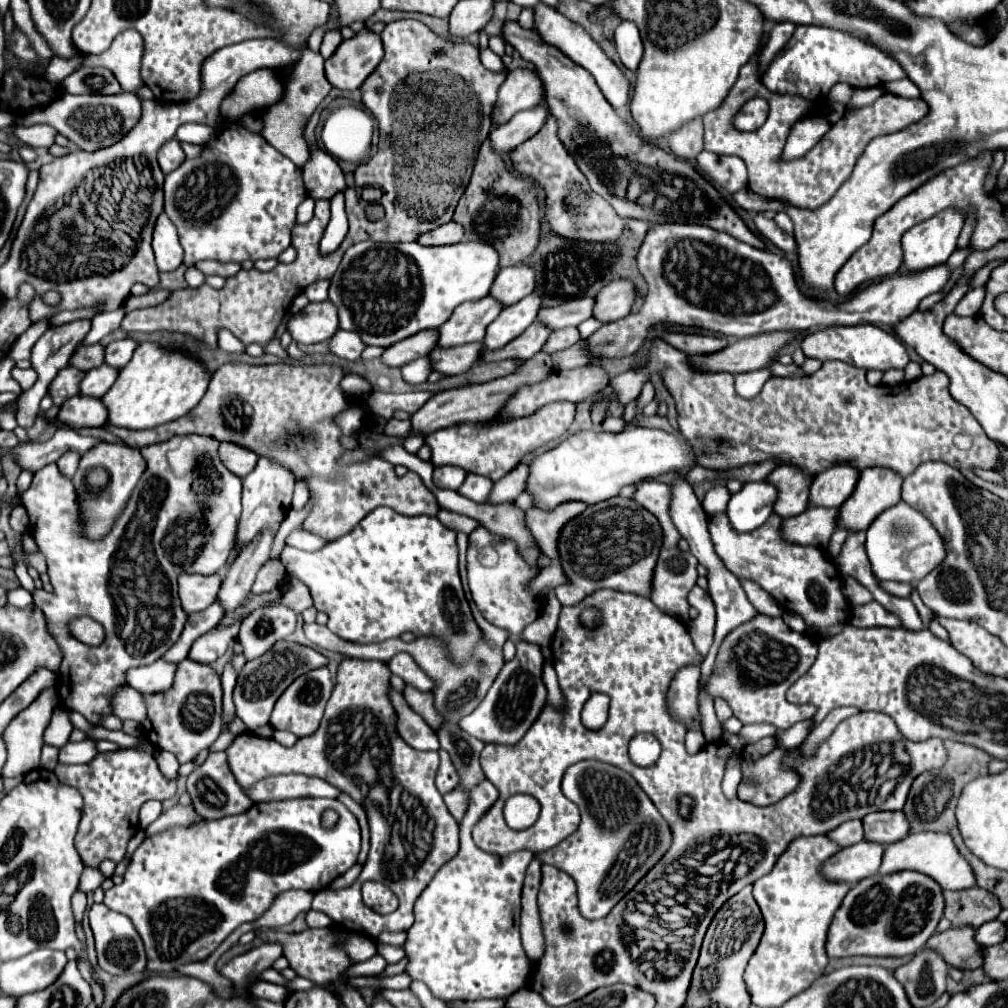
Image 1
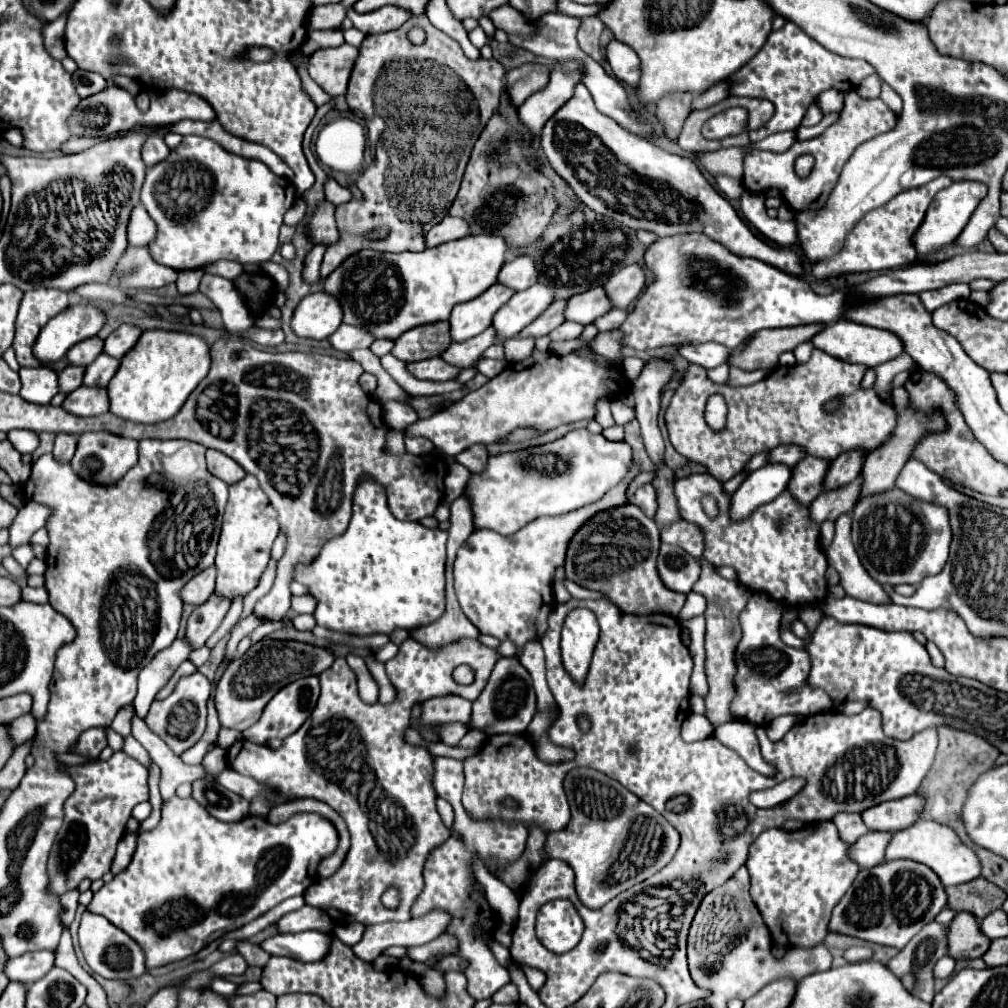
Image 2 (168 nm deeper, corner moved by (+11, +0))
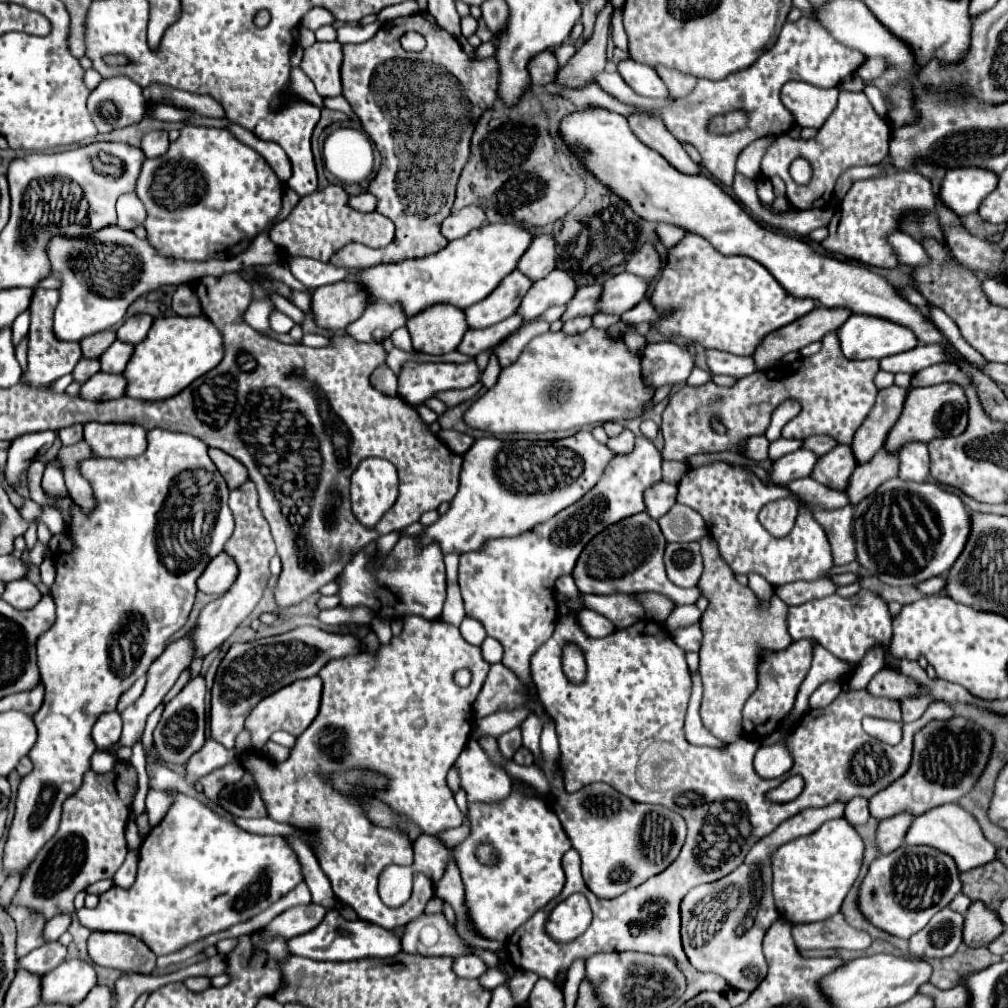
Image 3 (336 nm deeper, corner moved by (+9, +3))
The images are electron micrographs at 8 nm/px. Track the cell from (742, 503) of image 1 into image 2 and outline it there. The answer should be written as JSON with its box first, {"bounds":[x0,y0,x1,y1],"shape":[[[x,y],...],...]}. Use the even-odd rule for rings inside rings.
{"bounds":[729,465,791,521],"shape":[[[765,465],[747,475],[739,489],[731,495],[729,515],[733,521],[747,519],[757,507],[771,503],[777,495],[787,489],[791,477],[791,467],[785,465]]]}

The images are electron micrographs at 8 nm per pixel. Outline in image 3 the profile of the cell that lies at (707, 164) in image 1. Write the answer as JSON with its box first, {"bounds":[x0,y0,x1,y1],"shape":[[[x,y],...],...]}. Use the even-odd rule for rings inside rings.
{"bounds":[737,136,773,180],"shape":[[[773,136],[755,140],[751,146],[747,146],[737,158],[737,172],[741,172],[743,176],[747,176],[751,180],[761,178],[761,158],[763,158],[763,152],[767,150],[767,144],[771,140],[773,140]]]}

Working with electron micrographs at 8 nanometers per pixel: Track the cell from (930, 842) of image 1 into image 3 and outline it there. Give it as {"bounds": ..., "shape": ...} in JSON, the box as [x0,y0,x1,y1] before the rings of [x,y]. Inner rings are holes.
{"bounds":[905,802,995,872],"shape":[[[957,802],[955,804],[943,804],[937,806],[921,816],[917,816],[905,836],[905,844],[927,844],[933,848],[941,848],[947,852],[955,862],[959,864],[959,872],[971,870],[975,866],[983,866],[991,860],[995,860],[995,846],[983,836],[983,830],[973,814],[969,814],[965,808],[961,808]]]}

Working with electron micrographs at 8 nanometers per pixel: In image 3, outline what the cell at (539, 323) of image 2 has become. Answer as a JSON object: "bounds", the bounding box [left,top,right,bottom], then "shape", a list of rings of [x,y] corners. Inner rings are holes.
{"bounds":[561,284,603,320],"shape":[[[603,284],[593,286],[581,286],[571,304],[567,304],[567,312],[561,320],[569,320],[575,316],[595,316],[597,314],[597,302],[603,294]]]}

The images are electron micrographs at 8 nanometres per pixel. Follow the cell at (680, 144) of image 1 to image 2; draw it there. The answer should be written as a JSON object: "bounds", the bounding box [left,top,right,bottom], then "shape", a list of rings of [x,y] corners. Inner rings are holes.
{"bounds":[657,95,693,143],"shape":[[[667,95],[657,105],[657,119],[663,125],[665,137],[673,143],[677,143],[679,133],[691,115],[691,101],[693,95]]]}

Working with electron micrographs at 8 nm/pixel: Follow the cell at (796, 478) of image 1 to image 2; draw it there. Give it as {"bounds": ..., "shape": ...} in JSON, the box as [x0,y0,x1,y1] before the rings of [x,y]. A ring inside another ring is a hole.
{"bounds":[787,457,829,505],"shape":[[[803,457],[791,473],[791,479],[787,483],[787,491],[801,503],[809,505],[819,493],[821,493],[821,479],[827,471],[829,463],[813,457]]]}

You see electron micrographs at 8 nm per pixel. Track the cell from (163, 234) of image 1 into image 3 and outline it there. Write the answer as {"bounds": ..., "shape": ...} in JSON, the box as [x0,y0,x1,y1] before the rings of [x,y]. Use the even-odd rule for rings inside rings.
{"bounds":[117,194,147,230],"shape":[[[121,194],[117,200],[117,216],[119,216],[117,224],[121,228],[133,230],[137,224],[143,224],[147,214],[137,194]]]}

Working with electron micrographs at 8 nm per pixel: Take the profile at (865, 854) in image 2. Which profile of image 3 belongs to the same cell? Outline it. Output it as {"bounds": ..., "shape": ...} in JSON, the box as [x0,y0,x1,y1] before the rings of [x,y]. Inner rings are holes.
{"bounds":[877,812,913,854],"shape":[[[899,812],[897,816],[891,816],[887,820],[883,820],[877,828],[877,844],[879,844],[879,850],[883,854],[889,854],[893,852],[895,848],[899,848],[905,840],[905,834],[913,822],[913,814],[909,812]]]}

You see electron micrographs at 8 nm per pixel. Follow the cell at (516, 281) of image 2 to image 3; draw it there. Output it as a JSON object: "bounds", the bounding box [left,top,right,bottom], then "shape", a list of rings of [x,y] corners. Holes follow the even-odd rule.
{"bounds":[519,234,557,280],"shape":[[[551,234],[535,236],[529,250],[519,260],[519,270],[525,276],[531,276],[531,280],[545,278],[557,264],[557,252],[555,252],[555,238]]]}

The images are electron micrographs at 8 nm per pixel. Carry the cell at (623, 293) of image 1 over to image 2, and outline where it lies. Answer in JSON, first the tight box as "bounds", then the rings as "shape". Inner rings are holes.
{"bounds":[603,265,645,309],"shape":[[[629,265],[611,275],[603,289],[615,309],[627,309],[643,289],[643,285],[645,285],[643,269],[639,265]]]}

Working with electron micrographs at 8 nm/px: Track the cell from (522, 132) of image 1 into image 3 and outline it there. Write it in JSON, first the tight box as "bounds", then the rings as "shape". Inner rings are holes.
{"bounds":[557,2,613,88],"shape":[[[607,2],[605,8],[599,12],[595,22],[595,32],[589,42],[585,42],[575,56],[569,60],[565,68],[559,70],[557,82],[561,82],[565,88],[579,88],[587,82],[595,82],[593,76],[605,68],[605,48],[607,48],[607,36],[613,16],[613,4]]]}

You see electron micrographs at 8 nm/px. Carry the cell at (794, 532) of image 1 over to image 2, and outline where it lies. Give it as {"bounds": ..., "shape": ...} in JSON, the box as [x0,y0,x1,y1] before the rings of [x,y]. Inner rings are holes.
{"bounds":[809,477,861,525],"shape":[[[861,477],[855,479],[851,485],[845,485],[841,489],[821,493],[809,505],[809,519],[815,525],[821,525],[825,519],[835,521],[839,515],[849,513],[855,507],[855,501],[859,497],[859,483],[861,483]]]}

